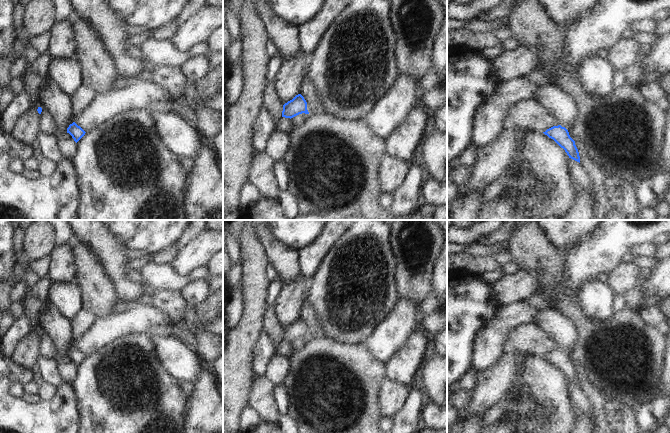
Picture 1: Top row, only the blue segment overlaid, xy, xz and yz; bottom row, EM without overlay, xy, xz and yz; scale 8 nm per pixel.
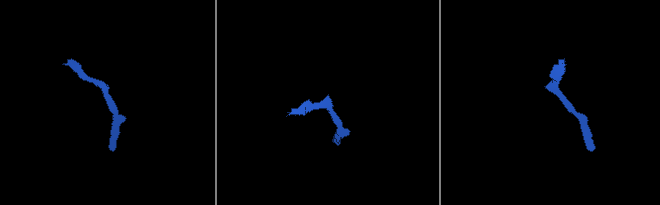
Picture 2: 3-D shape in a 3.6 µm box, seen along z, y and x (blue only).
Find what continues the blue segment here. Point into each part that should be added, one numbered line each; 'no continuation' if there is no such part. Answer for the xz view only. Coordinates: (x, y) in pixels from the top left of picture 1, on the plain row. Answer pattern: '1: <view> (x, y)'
no continuation

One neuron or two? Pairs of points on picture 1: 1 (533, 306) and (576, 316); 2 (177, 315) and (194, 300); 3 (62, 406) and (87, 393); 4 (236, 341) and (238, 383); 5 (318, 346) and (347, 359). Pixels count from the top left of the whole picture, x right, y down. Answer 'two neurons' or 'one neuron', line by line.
1: two neurons
2: two neurons
3: two neurons
4: one neuron
5: one neuron

